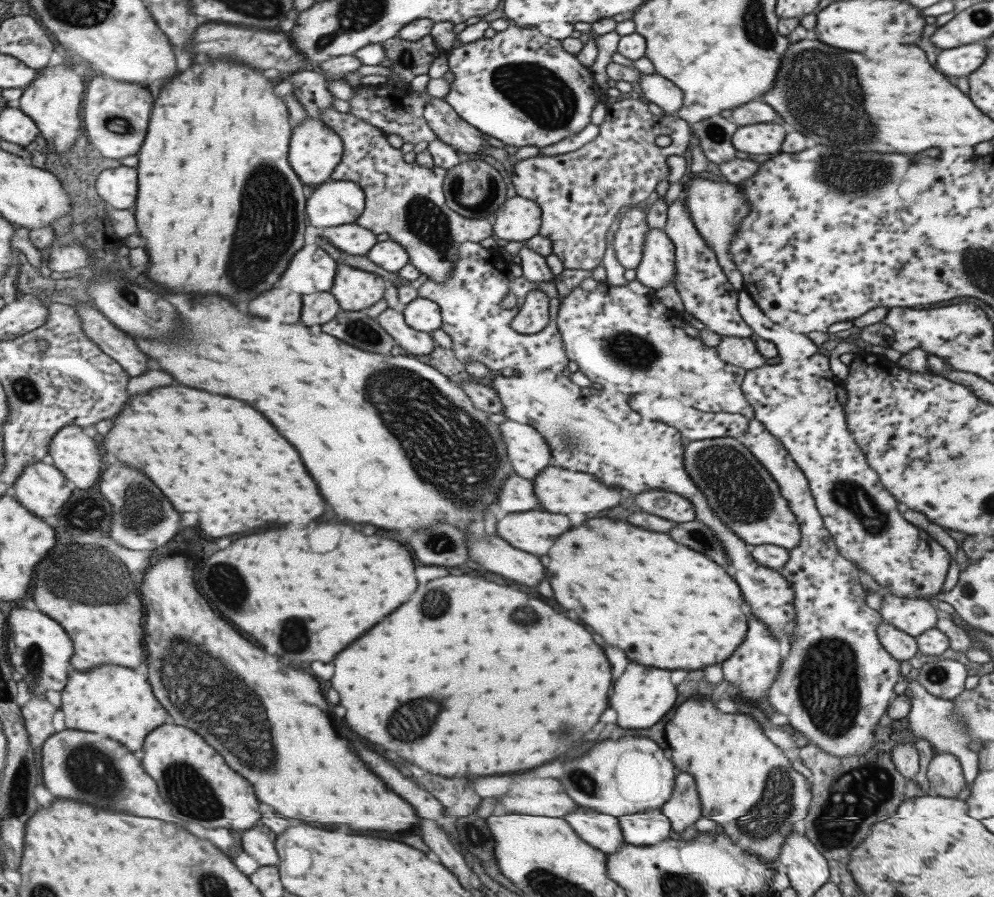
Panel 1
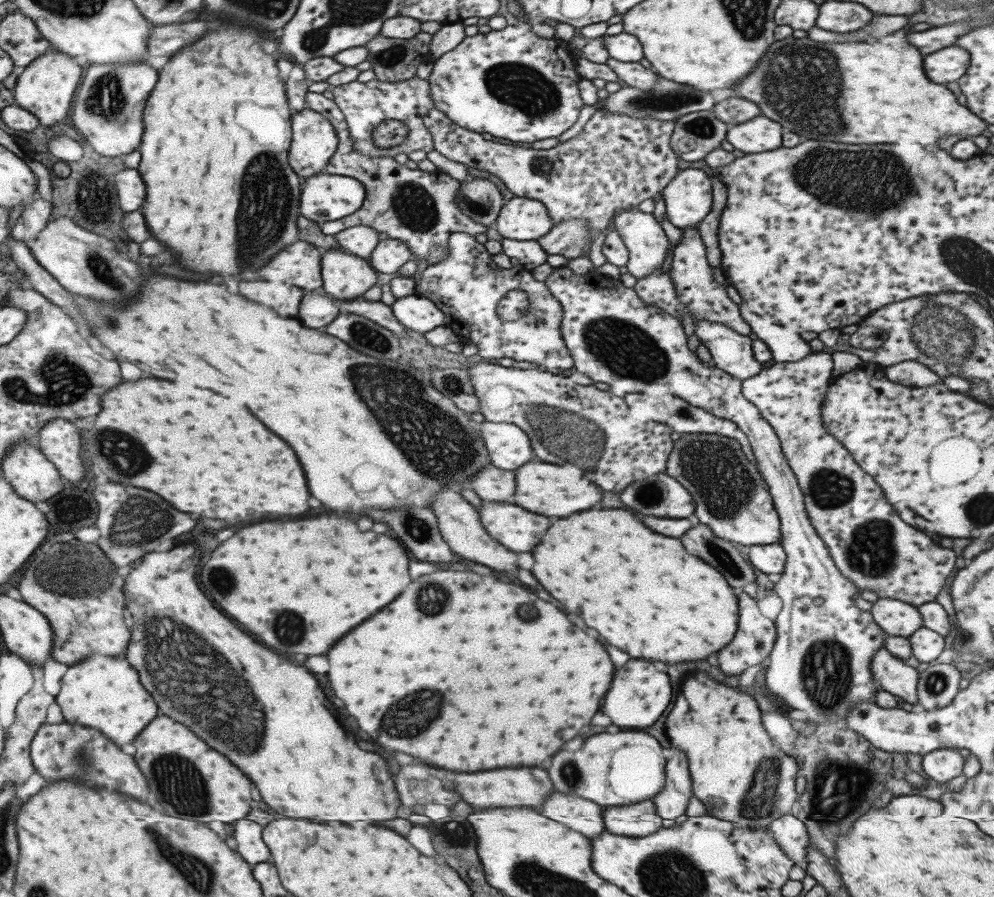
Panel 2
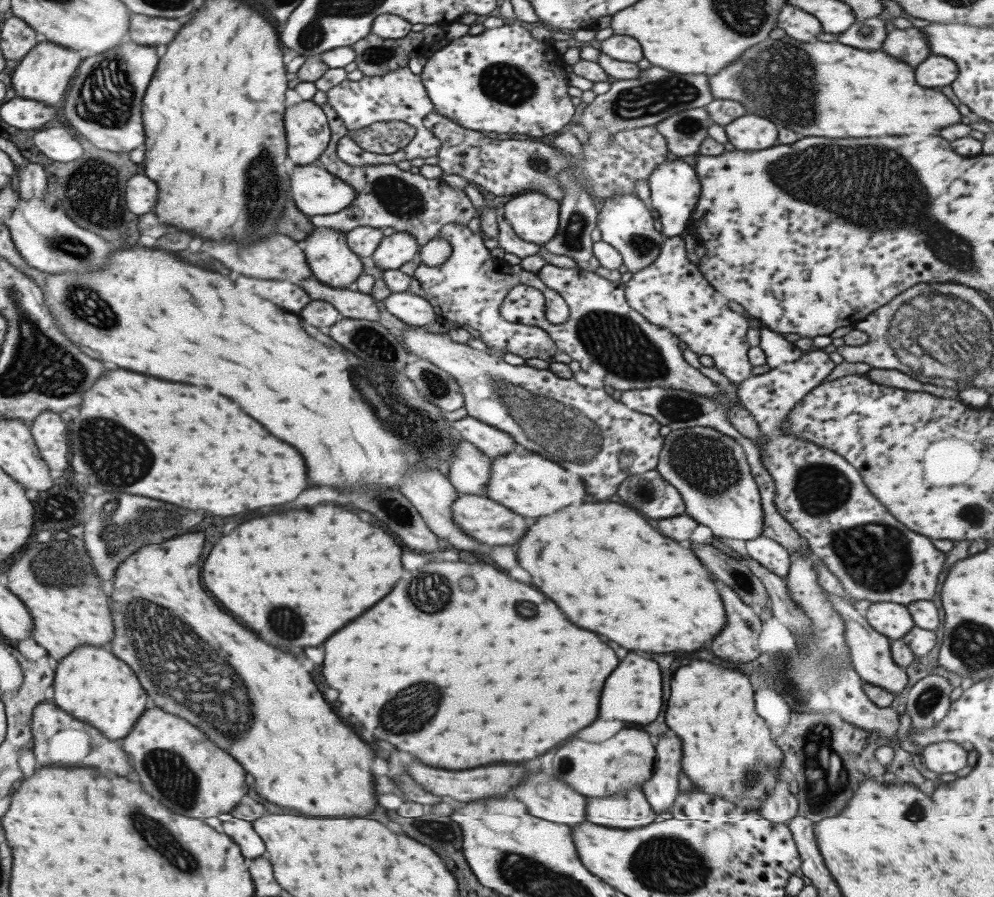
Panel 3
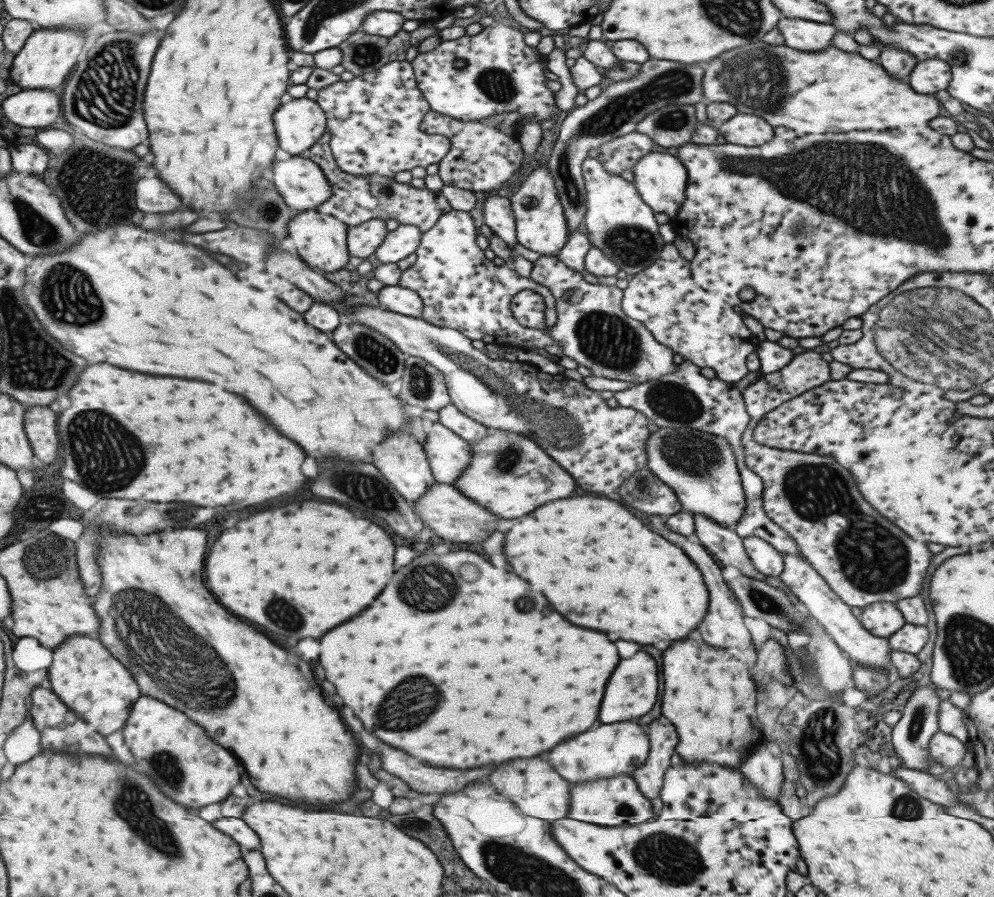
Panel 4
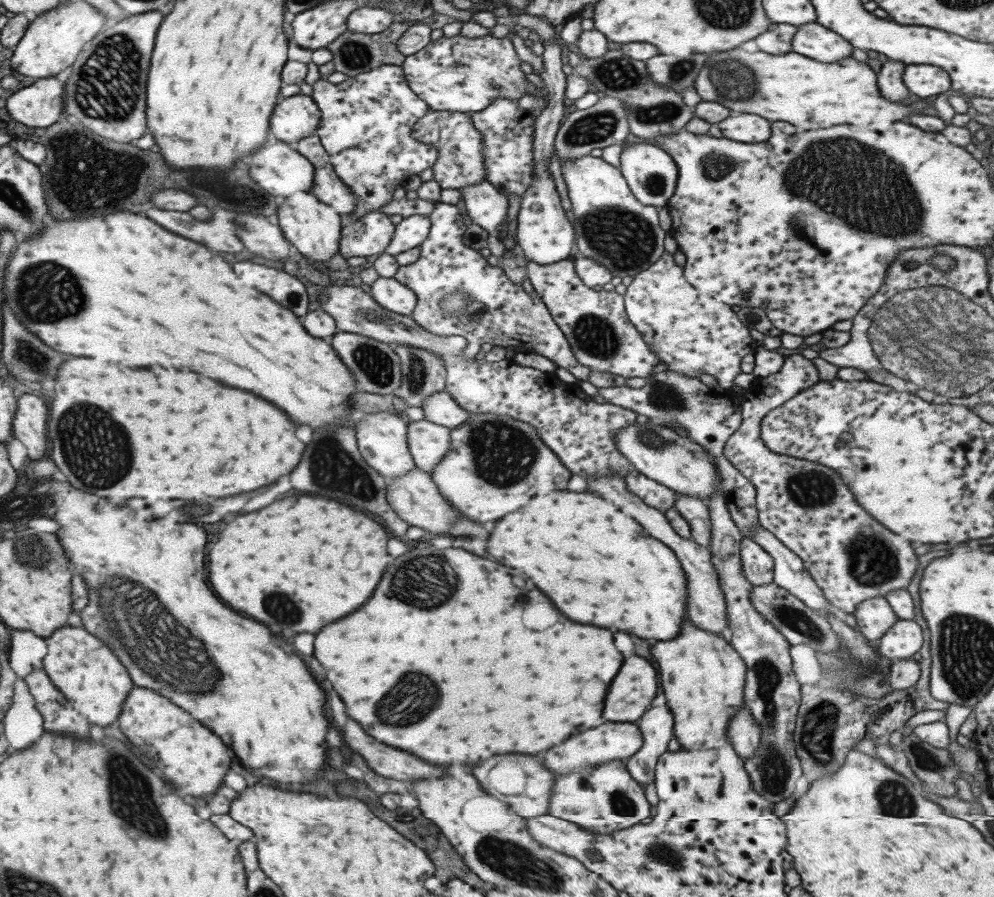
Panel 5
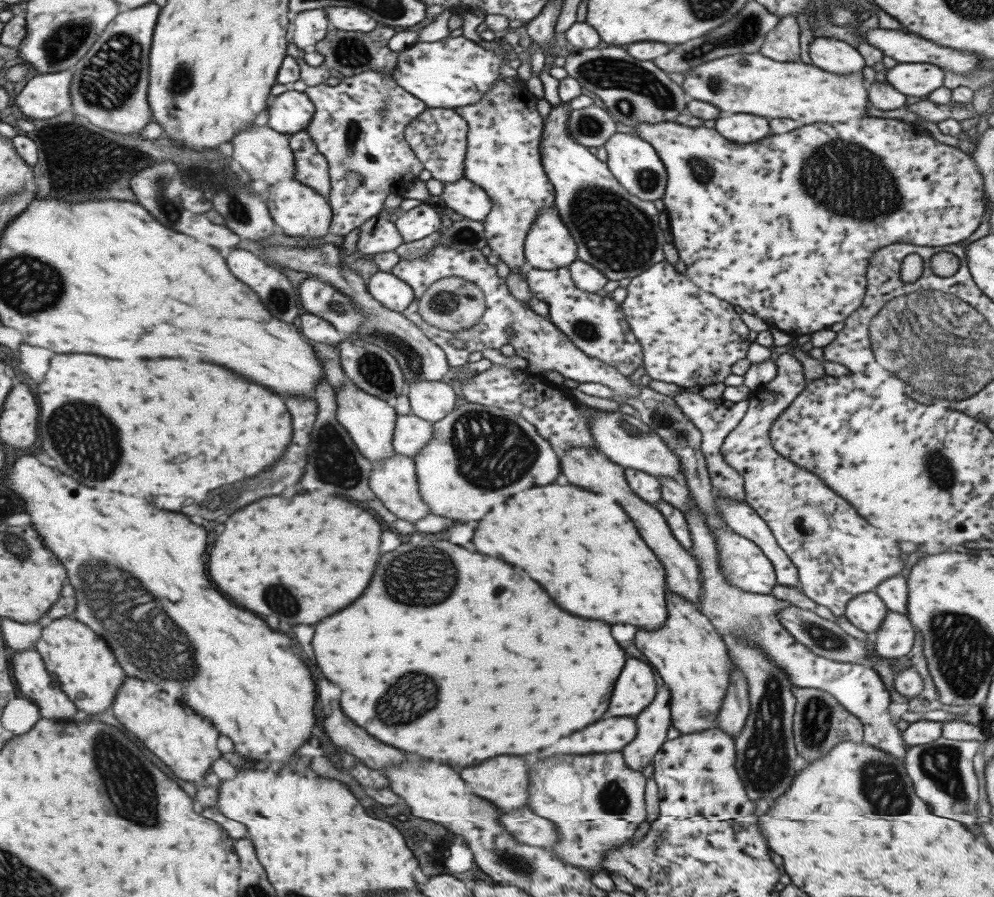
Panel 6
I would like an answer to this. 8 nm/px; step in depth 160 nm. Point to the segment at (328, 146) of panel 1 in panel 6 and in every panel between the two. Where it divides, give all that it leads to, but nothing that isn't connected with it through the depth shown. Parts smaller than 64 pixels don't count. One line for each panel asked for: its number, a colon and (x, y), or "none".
2: (313, 138)
3: (306, 127)
4: (300, 122)
5: (295, 117)
6: (291, 111)

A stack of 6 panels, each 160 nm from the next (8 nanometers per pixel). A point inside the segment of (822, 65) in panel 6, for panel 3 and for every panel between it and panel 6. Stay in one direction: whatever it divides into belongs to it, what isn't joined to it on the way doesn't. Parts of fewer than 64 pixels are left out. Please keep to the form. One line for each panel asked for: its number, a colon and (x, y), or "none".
3: (798, 25)
4: (804, 35)
5: (812, 40)

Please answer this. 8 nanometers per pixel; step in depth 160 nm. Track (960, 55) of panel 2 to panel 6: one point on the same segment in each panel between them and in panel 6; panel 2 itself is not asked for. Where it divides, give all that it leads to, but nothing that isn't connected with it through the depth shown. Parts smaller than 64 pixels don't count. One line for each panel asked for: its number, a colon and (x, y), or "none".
3: (935, 71)
4: (927, 77)
5: (923, 80)
6: (911, 79)

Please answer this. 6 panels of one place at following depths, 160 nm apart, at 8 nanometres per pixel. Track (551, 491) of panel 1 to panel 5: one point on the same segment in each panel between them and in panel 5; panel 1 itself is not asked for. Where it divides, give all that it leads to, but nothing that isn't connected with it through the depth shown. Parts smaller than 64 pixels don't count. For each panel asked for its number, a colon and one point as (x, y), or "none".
2: (542, 488)
3: (525, 482)
4: (507, 473)
5: (494, 462)

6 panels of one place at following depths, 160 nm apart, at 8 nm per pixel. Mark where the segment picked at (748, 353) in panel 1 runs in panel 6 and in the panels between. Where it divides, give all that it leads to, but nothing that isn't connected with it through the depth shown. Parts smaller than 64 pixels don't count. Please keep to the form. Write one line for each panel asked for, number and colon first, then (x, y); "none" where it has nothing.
2: (730, 352)
3: (670, 292)
4: (688, 320)
5: (691, 333)
6: (688, 337)

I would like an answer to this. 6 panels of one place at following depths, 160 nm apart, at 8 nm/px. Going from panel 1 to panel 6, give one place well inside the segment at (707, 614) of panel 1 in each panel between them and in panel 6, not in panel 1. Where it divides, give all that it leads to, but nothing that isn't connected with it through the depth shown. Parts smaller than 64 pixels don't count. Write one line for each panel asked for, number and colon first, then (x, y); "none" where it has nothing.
2: (642, 592)
3: (608, 571)
4: (597, 565)
5: (598, 567)
6: (580, 547)

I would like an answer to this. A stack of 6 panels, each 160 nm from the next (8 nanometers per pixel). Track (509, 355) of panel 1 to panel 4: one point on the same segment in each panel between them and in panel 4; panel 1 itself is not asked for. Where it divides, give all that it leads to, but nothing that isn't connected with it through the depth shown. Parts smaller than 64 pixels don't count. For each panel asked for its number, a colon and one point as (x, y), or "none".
2: (466, 286)
3: (467, 289)
4: (459, 288)

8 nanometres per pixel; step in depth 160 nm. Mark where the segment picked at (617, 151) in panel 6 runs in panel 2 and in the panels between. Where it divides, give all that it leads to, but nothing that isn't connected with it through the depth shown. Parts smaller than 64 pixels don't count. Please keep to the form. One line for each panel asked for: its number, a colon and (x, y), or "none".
2: (686, 197)
3: (673, 186)
4: (659, 178)
5: (650, 173)

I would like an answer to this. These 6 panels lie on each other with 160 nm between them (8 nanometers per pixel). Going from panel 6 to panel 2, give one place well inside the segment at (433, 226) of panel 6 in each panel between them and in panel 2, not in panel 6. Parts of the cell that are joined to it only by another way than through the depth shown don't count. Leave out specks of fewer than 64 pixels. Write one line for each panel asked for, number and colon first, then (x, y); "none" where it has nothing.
2: (389, 254)
3: (399, 247)
4: (403, 240)
5: (410, 231)

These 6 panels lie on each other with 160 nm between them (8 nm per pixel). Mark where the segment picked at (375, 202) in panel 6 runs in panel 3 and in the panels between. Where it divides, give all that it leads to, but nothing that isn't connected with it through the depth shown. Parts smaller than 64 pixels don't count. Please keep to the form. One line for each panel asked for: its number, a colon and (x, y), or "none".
3: (399, 95)
4: (372, 120)
5: (365, 122)

